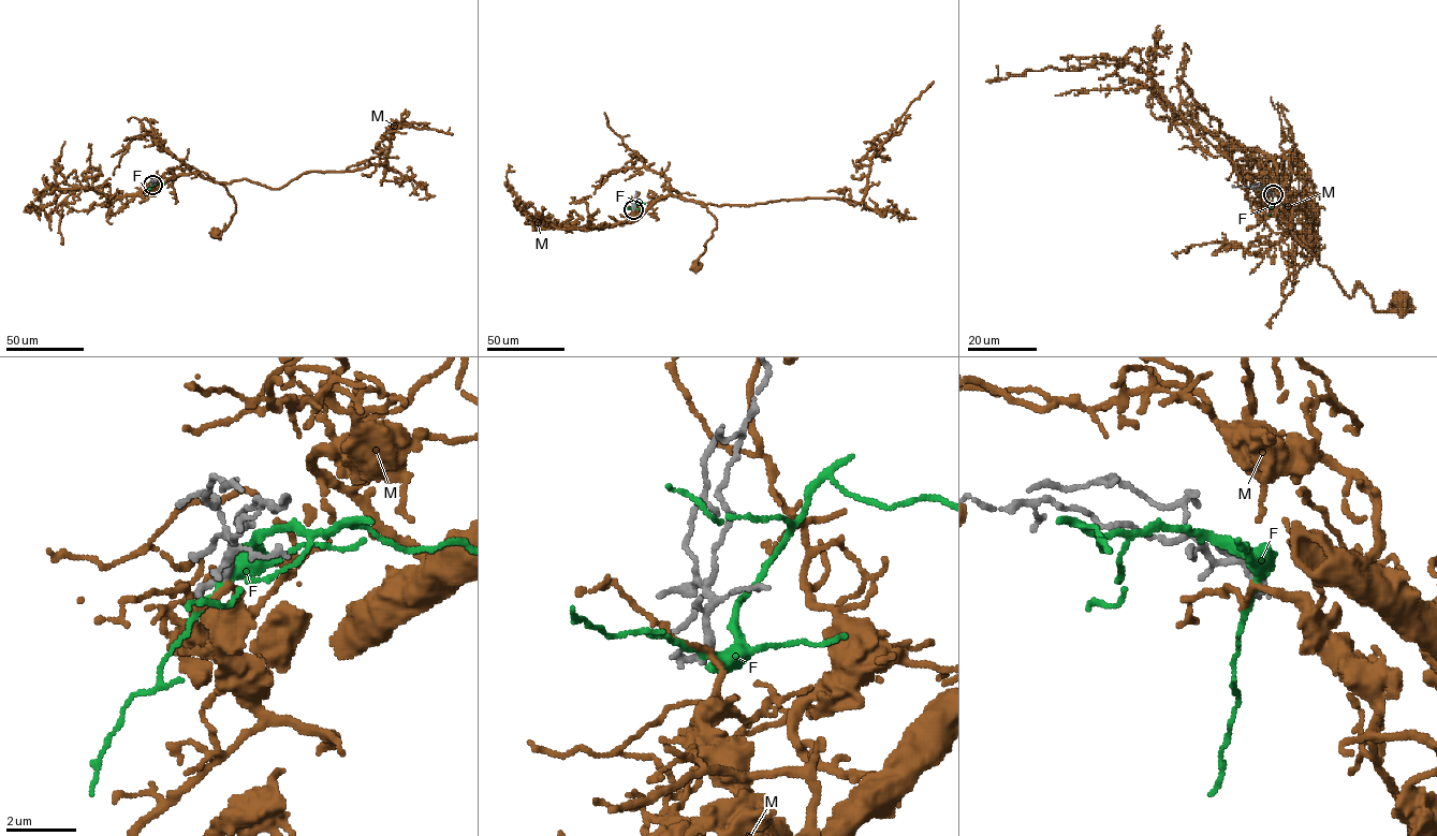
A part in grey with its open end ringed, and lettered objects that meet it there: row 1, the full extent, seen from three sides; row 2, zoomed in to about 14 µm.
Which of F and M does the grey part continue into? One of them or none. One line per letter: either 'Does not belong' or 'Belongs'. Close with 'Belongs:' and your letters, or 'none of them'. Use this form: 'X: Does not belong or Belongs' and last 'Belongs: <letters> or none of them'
F: Does not belong
M: Belongs
Belongs: M

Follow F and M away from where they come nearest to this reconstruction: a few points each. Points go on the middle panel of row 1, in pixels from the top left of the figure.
F: (632, 209), (639, 202), (645, 204)
M: (632, 209), (636, 219), (660, 198), (671, 195), (705, 206), (715, 217), (716, 228), (695, 267)

